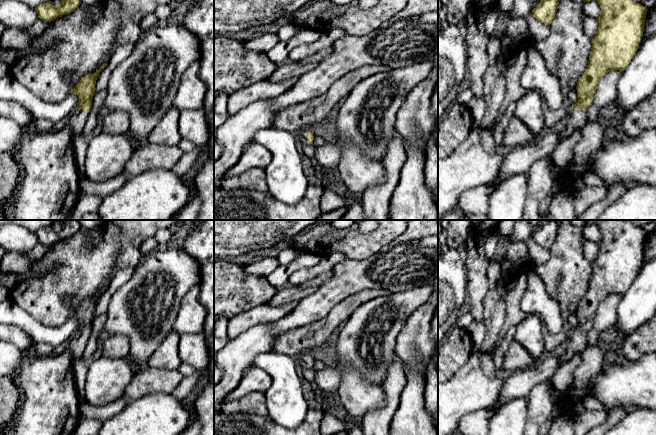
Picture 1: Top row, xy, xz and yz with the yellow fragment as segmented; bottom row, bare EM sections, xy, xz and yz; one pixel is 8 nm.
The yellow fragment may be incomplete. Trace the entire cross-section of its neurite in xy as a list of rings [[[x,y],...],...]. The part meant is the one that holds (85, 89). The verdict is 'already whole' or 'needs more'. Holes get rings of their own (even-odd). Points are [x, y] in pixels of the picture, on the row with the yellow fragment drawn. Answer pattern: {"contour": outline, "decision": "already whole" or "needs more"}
{"contour": [[[107,64],[101,66],[95,73],[82,77],[71,92],[79,97],[78,105],[73,110],[69,124],[67,125],[68,128],[72,129],[73,137],[81,133],[86,125],[87,117],[92,107],[92,99],[95,94],[97,76],[106,66]]], "decision": "needs more"}

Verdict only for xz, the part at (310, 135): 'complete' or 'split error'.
split error

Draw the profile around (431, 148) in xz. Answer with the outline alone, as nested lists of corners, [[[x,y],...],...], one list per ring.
[[[435,129],[425,145],[424,181],[432,193],[438,190],[438,129]]]

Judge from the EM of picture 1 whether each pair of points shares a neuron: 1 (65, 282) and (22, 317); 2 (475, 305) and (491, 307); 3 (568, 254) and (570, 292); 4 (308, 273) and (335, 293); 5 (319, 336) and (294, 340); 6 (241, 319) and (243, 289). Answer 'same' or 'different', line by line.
1: different
2: different
3: same
4: different
5: same
6: different

